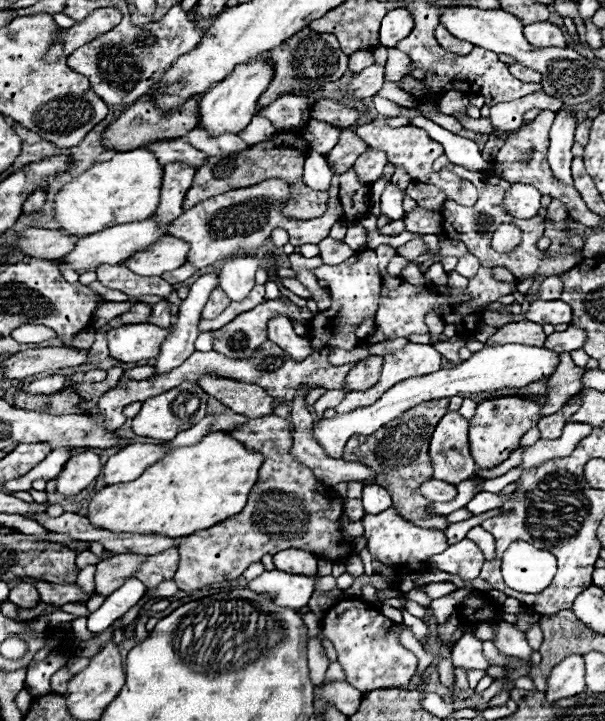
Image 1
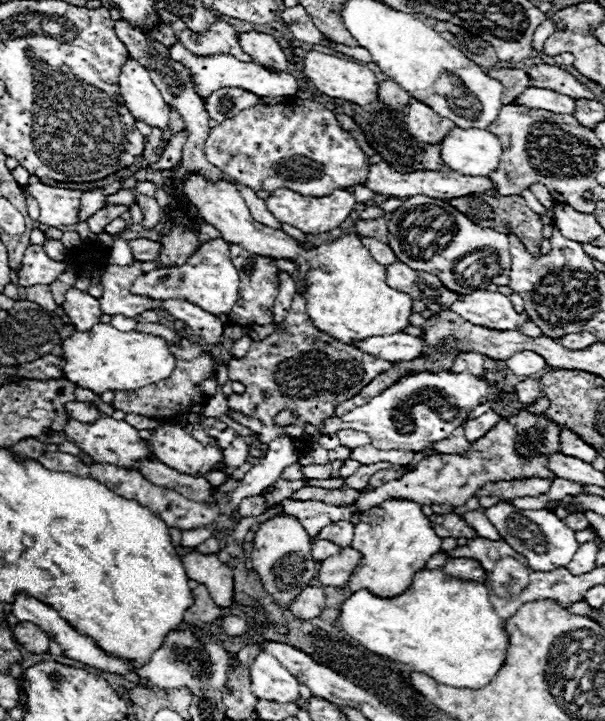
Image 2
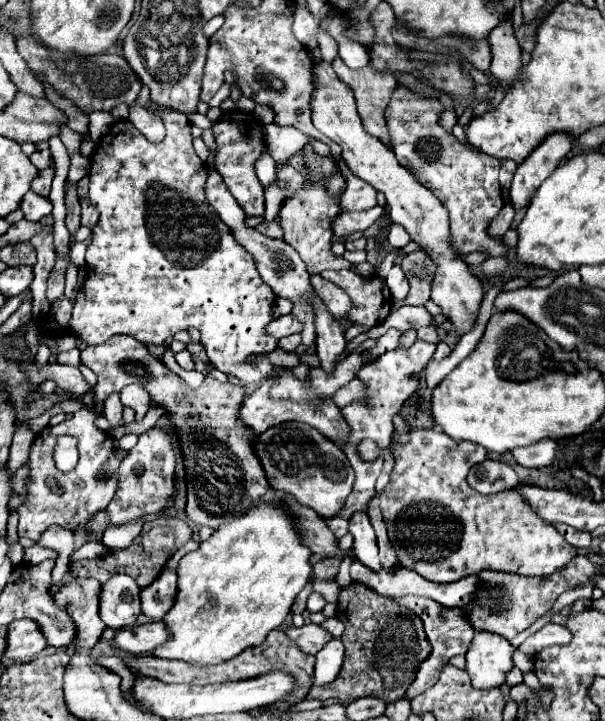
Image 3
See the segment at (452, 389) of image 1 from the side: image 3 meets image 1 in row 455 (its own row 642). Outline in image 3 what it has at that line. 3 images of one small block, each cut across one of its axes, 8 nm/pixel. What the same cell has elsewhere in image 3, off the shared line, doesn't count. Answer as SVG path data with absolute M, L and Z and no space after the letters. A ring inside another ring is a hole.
M334 638L316 654L312 686L330 684L338 676L342 662L344 662L344 644L340 638Z

